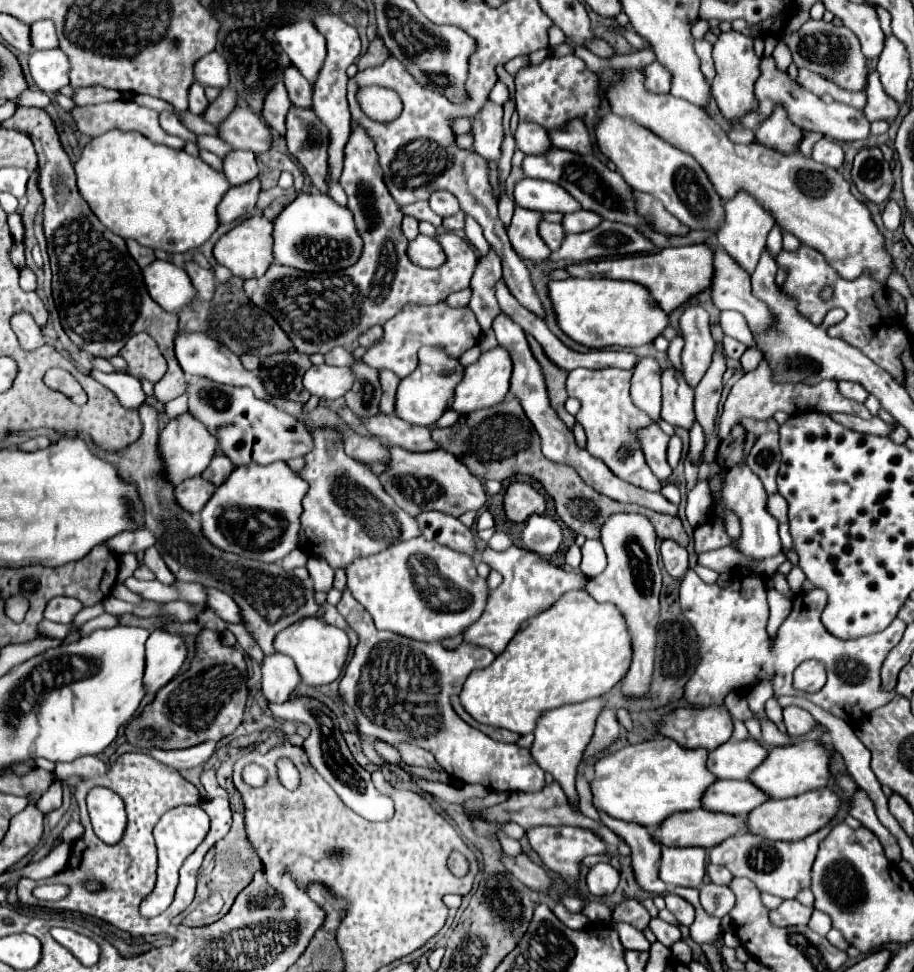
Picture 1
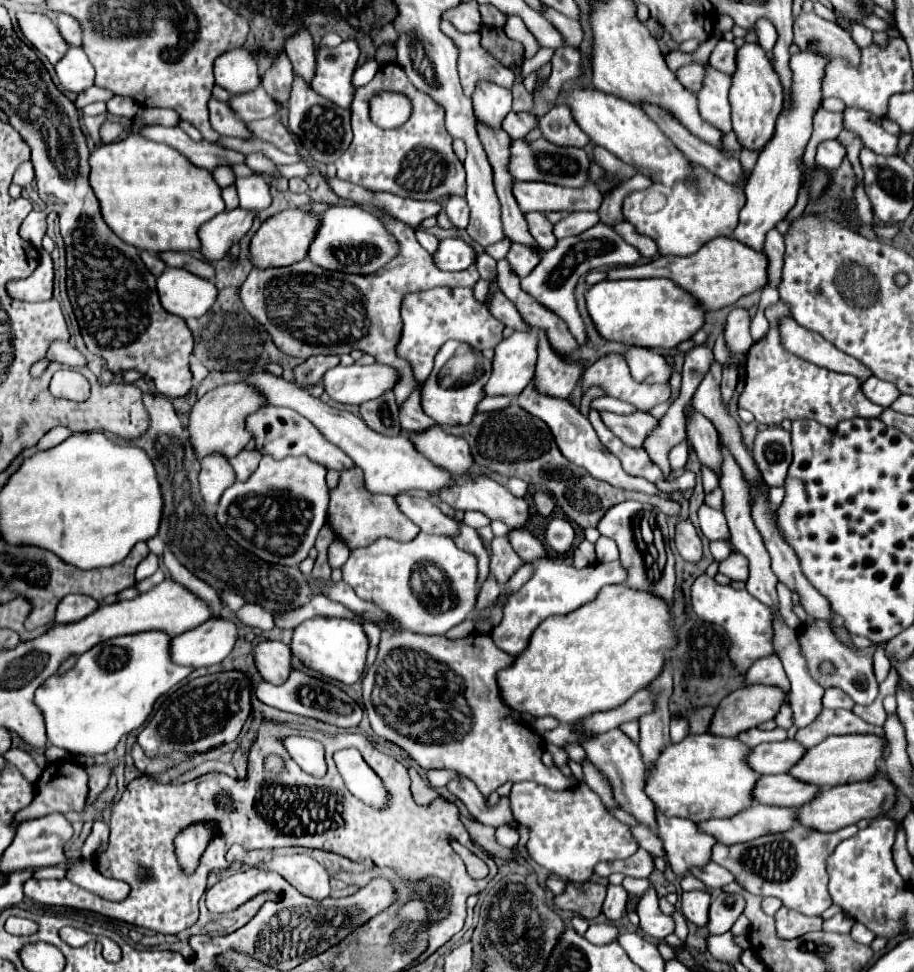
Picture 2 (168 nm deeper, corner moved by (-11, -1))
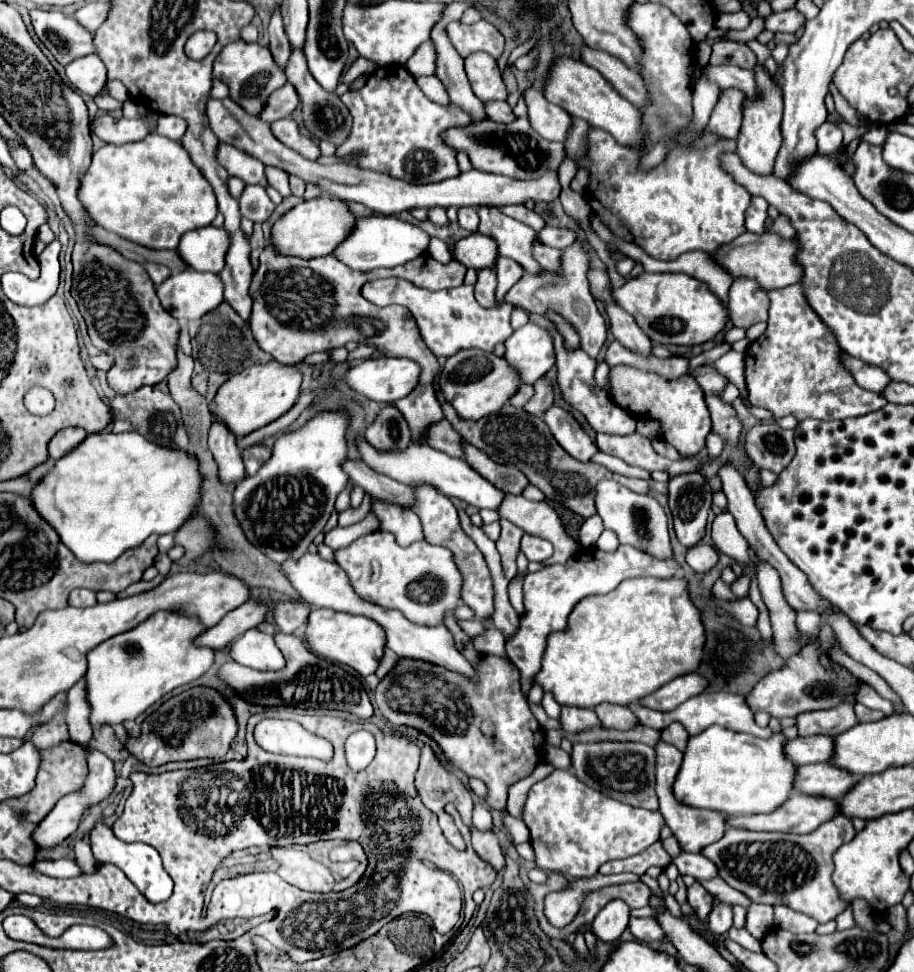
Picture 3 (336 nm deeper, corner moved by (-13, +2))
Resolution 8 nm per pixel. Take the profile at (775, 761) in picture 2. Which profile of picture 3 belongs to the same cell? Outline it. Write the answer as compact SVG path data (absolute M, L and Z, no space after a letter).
M807 736L789 740L785 746L787 758L795 764L813 764L813 762L831 762L835 754L833 736Z

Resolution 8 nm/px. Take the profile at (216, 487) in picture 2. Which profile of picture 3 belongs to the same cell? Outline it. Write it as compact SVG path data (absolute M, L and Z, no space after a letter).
M219 418L211 420L209 450L213 452L213 456L219 464L219 476L223 482L235 482L245 476L237 438L233 432L229 432L229 428Z

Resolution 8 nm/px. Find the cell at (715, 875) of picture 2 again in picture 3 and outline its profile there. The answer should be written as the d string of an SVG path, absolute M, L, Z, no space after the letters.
M681 852L671 862L679 868L679 874L689 874L689 876L693 876L697 880L711 880L711 878L717 876L715 864L711 864L711 860L707 860L703 854Z

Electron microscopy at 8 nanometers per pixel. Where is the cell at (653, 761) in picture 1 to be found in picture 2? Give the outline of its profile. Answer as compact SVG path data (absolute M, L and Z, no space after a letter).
M691 733L679 743L669 743L661 751L661 755L653 763L653 767L645 769L645 789L643 791L653 801L655 809L667 817L681 817L681 819L691 819L691 821L699 823L703 819L735 815L737 811L741 811L753 803L751 789L757 783L757 779L761 777L761 775L753 773L753 769L749 769L749 765L745 763L747 751L749 751L749 747L743 745L737 737L725 739L725 737L717 737L717 735L709 735L709 733L701 733L701 735Z

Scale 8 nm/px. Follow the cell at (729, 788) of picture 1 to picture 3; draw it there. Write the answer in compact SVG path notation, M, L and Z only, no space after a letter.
M807 764L797 770L795 788L809 796L835 796L841 800L849 788L853 788L857 778L835 764Z

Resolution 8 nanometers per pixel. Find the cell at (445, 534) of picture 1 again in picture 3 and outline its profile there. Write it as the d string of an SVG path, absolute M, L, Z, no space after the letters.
M347 460L343 466L345 466L347 474L351 476L351 480L355 484L359 484L373 498L379 498L379 500L389 502L389 504L399 504L403 508L411 506L411 488L407 488L405 484L375 472L373 468L369 468L363 462Z

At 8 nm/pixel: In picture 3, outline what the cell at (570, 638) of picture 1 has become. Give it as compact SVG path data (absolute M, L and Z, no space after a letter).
M639 578L625 580L615 592L595 594L581 600L571 616L569 626L563 632L553 632L543 654L541 672L533 682L541 684L545 692L551 692L559 704L595 708L601 702L631 704L641 700L671 682L677 676L695 672L703 658L703 644L707 642L701 610L689 596L689 582L685 578Z

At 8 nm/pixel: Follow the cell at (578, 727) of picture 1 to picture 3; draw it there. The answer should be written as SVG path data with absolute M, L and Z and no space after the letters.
M693 672L693 674L685 674L679 676L675 680L671 680L669 684L665 684L663 688L655 690L653 694L645 696L643 700L639 700L639 704L653 708L653 710L673 710L679 704L683 704L685 700L699 696L705 688L707 688L707 678Z

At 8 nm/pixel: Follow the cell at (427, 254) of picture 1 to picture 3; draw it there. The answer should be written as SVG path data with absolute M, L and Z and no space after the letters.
M471 234L467 238L461 238L455 244L455 256L461 264L465 264L467 268L493 268L497 258L499 258L499 250L497 250L497 242L491 240L485 234Z

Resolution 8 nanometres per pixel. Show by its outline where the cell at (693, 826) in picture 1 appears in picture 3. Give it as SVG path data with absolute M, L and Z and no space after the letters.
M793 792L789 800L777 808L771 814L751 814L751 816L729 816L727 826L741 826L741 828L751 828L751 830L763 830L763 832L793 832L793 834L809 834L821 824L829 822L833 816L839 814L839 802L827 796L807 796L803 792Z

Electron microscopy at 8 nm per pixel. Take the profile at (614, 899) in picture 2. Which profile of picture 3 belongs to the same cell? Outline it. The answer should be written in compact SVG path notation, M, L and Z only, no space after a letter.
M613 900L607 904L591 922L591 932L601 938L603 942L611 944L619 940L619 936L625 932L629 922L629 908L621 900Z

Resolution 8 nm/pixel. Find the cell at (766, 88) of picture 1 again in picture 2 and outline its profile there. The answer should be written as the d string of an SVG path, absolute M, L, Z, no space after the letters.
M859 107L843 109L843 131L855 133L865 147L881 155L897 153L897 137L881 127L881 119Z

